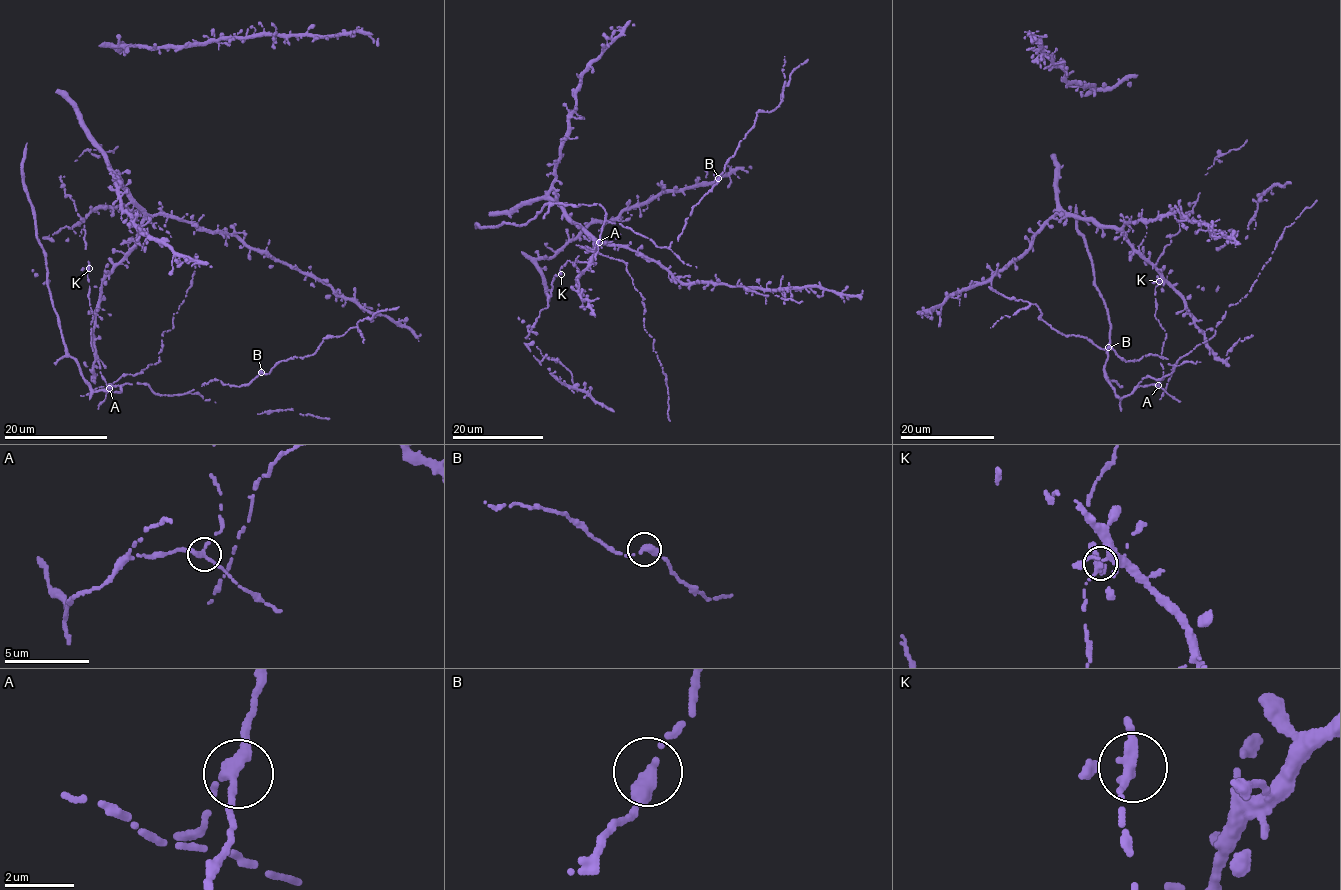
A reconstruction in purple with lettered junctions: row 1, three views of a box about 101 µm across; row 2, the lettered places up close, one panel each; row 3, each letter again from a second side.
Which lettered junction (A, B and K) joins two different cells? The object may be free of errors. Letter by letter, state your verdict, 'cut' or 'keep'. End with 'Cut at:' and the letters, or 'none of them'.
A: keep
B: keep
K: keep
Cut at: none of them

